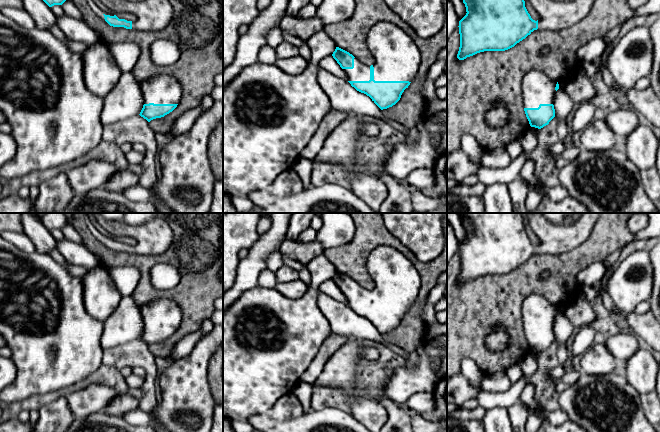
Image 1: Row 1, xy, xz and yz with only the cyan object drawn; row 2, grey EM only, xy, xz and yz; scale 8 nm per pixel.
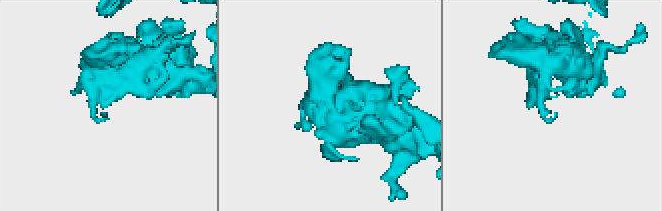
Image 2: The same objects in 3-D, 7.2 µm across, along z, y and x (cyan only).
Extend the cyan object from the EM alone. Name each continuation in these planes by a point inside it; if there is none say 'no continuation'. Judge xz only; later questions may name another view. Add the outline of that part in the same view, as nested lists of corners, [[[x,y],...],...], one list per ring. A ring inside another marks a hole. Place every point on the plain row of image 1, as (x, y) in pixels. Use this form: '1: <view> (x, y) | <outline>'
1: xz (397, 282) | [[[390,245],[373,249],[367,259],[367,271],[375,286],[375,305],[411,306],[419,293],[421,280],[412,262]]]

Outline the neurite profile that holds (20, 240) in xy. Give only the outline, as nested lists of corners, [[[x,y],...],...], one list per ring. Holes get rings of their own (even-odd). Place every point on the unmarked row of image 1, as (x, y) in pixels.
[[[4,231],[0,235],[8,242],[15,245],[22,252],[30,254],[36,251],[32,241],[22,232]]]

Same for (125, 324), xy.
[[[132,295],[123,298],[117,309],[103,322],[100,338],[103,350],[140,338],[144,328],[139,307]]]

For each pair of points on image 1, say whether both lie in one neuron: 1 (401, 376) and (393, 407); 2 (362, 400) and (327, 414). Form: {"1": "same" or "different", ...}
{"1": "different", "2": "different"}

